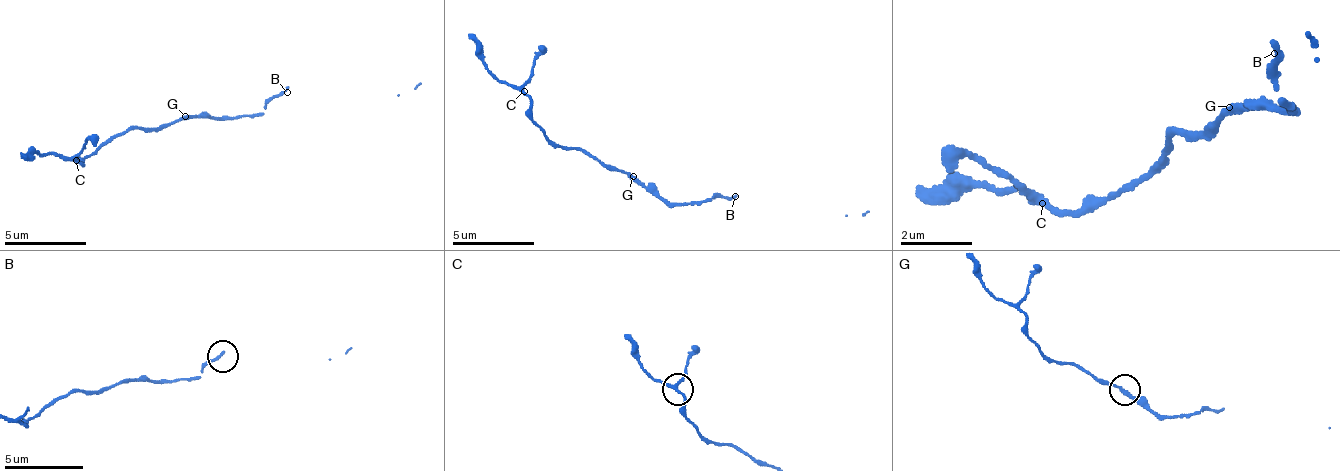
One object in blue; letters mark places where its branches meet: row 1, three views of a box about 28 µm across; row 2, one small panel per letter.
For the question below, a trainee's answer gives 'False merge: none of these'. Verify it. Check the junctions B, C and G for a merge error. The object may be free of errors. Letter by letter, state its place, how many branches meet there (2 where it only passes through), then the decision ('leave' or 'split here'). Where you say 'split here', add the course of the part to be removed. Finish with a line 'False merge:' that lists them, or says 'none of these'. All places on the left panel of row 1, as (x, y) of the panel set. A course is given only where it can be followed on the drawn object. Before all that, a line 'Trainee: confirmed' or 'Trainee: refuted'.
Trainee: confirmed
B: place (287, 92); branches 1; leave
C: place (76, 160); branches 3; leave
G: place (185, 116); branches 2; leave
False merge: none of these

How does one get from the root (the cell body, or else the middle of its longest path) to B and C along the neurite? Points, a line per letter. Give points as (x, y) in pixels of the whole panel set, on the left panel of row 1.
B: (185, 116), (254, 116), (275, 96), (283, 96), (287, 92)
C: (185, 116), (156, 129), (128, 129), (124, 133), (115, 133), (99, 149), (95, 149), (83, 165), (75, 161)

